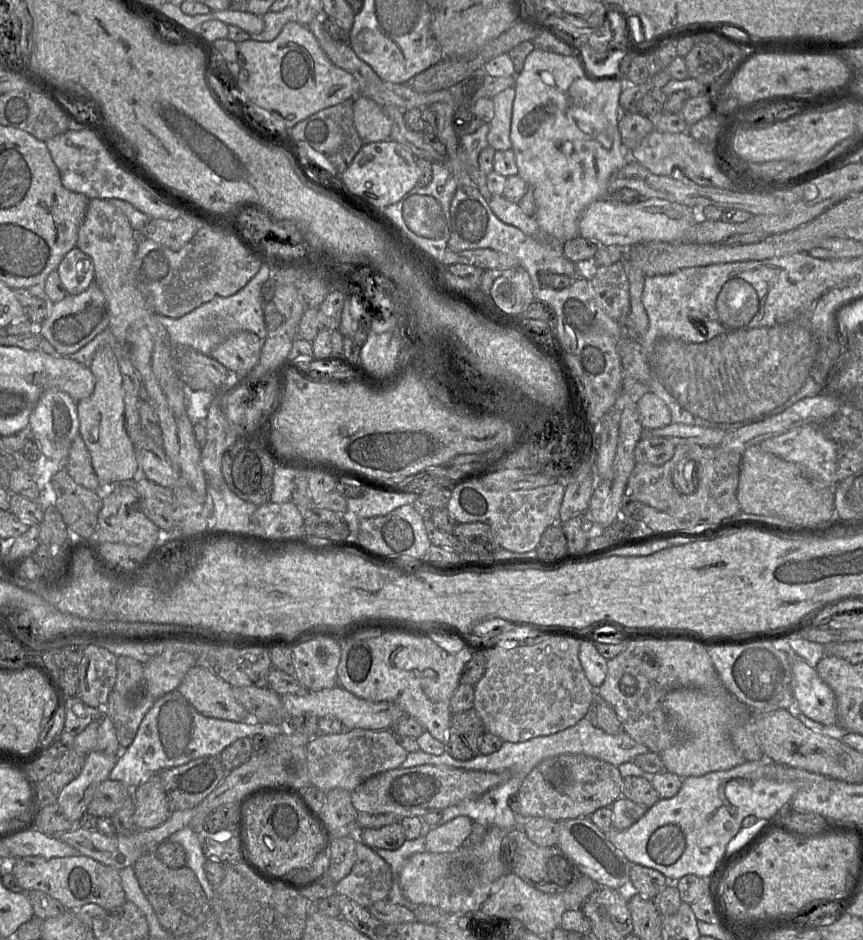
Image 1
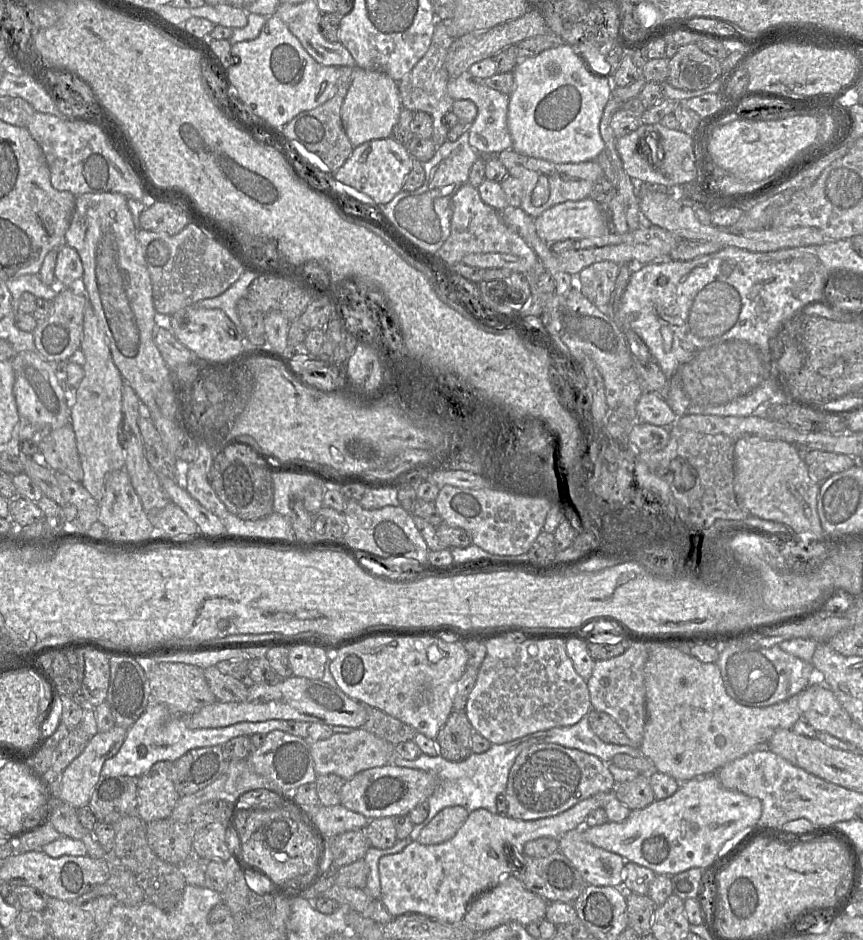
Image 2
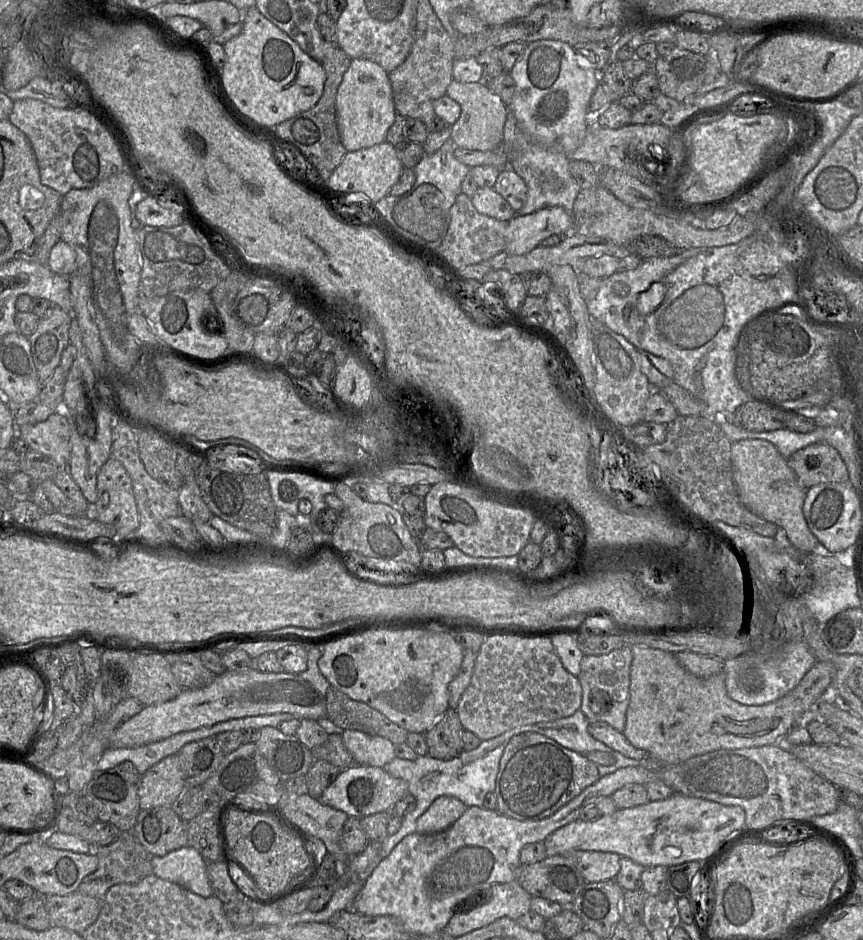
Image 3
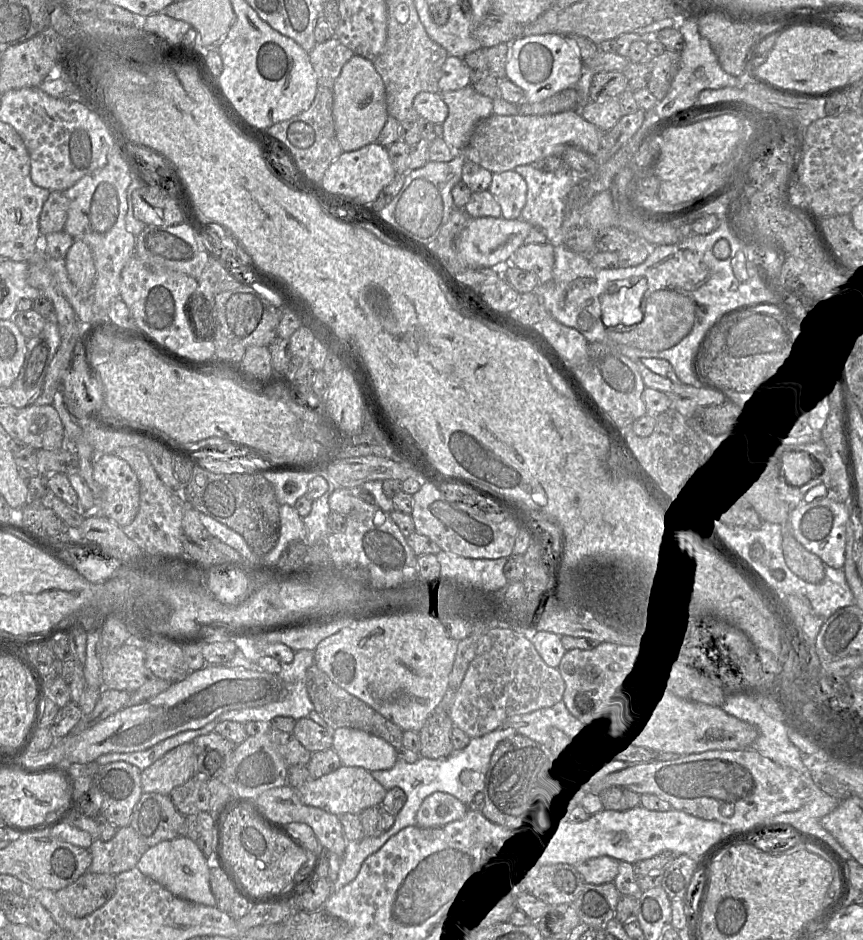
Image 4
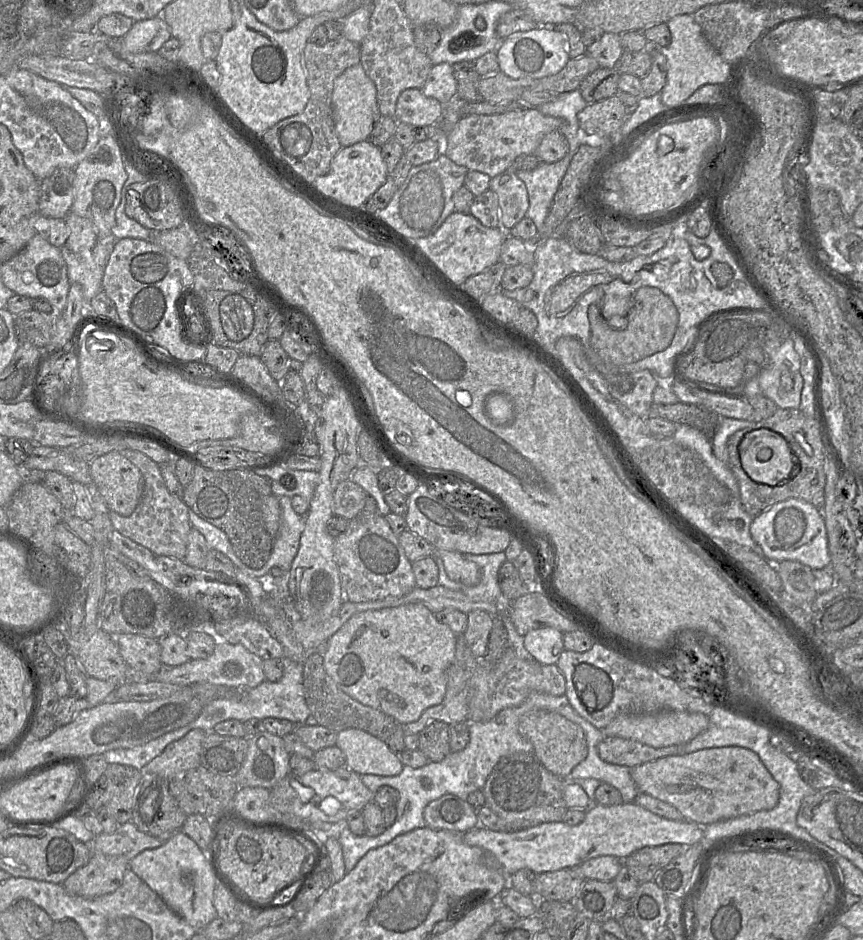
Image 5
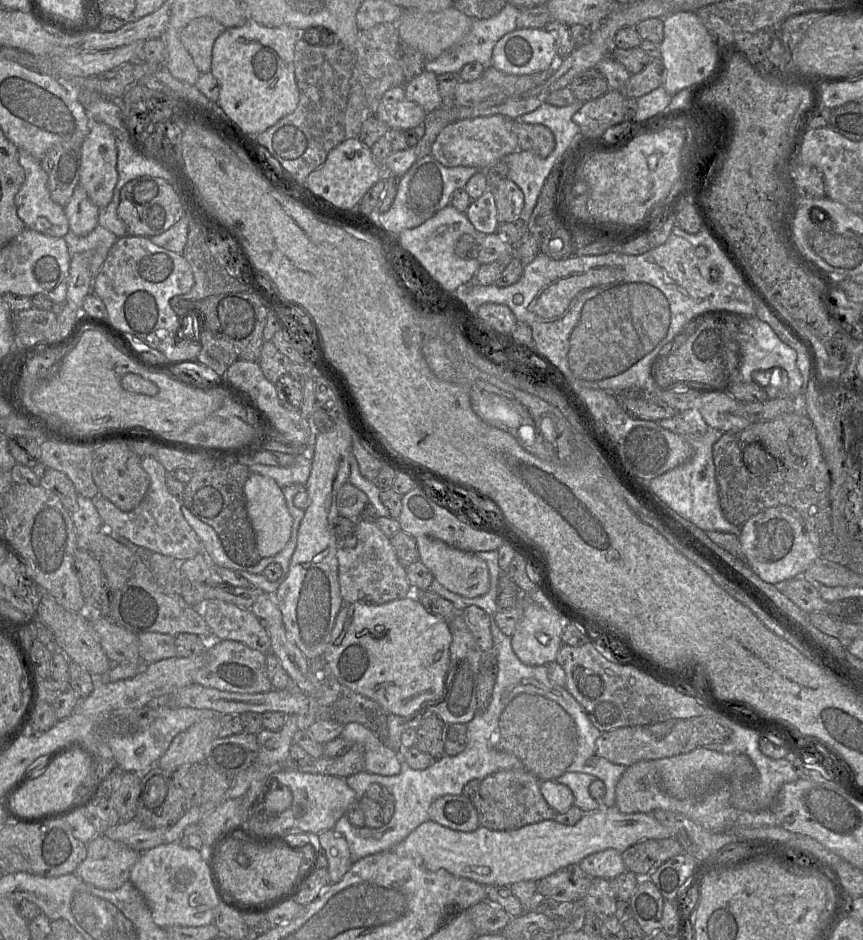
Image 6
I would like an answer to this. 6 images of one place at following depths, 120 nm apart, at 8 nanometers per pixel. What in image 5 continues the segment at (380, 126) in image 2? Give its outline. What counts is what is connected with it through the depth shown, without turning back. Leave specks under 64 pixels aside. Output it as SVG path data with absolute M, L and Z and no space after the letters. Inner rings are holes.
M360 63L346 69L335 79L331 108L337 137L342 147L368 139L381 114L377 104L375 84L366 75Z

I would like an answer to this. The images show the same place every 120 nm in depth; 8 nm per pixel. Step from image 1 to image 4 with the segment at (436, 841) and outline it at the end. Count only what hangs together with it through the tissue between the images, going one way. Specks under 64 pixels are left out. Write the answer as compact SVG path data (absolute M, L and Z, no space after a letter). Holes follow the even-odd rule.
M444 792L428 796L417 812L417 826L422 828L443 827L462 819L468 806L459 799Z

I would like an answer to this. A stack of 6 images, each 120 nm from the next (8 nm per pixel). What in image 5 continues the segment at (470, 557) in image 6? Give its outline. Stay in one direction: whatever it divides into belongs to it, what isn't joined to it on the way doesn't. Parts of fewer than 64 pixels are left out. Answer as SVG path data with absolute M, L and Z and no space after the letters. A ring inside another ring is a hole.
M436 550L434 556L428 557L439 558L444 564L448 577L453 581L460 582L466 586L476 586L482 579L482 569L476 563L467 560L460 552Z

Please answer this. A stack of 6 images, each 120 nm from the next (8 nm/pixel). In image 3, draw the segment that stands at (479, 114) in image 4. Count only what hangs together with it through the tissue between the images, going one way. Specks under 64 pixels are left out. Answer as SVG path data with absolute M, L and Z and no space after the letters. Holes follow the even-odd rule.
M453 80L447 87L446 96L461 107L458 120L450 126L450 139L455 143L456 148L490 151L501 147L509 108L485 82L460 83Z

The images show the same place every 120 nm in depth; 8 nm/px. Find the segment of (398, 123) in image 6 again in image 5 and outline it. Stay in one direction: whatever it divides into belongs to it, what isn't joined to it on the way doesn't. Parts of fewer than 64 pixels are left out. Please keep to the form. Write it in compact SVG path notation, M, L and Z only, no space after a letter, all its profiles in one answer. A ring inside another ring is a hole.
M406 89L397 99L394 118L412 126L440 125L443 107L438 100L425 96L421 89Z

